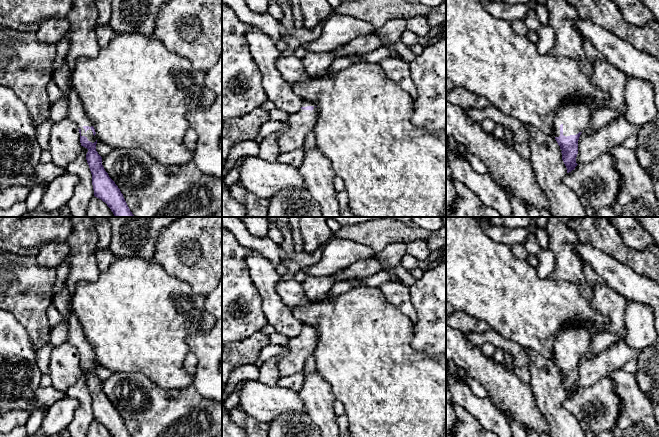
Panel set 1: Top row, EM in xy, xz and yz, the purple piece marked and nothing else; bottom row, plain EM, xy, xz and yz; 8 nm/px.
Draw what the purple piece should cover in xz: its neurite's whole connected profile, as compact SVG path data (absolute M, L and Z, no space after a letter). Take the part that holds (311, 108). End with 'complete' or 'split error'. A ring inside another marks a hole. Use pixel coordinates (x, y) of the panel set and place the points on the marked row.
M304 101L301 109L289 116L288 130L277 138L280 152L302 149L307 134L315 128L317 116L316 105Z; split error

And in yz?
M563 101L557 108L554 124L554 137L562 150L562 160L571 172L578 165L578 140L588 129L593 115L593 107L588 101Z; split error

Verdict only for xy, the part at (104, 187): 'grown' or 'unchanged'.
grown

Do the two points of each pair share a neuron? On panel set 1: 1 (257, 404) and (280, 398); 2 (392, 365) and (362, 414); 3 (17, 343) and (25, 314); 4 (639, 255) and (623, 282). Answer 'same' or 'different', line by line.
1: same
2: same
3: different
4: different

